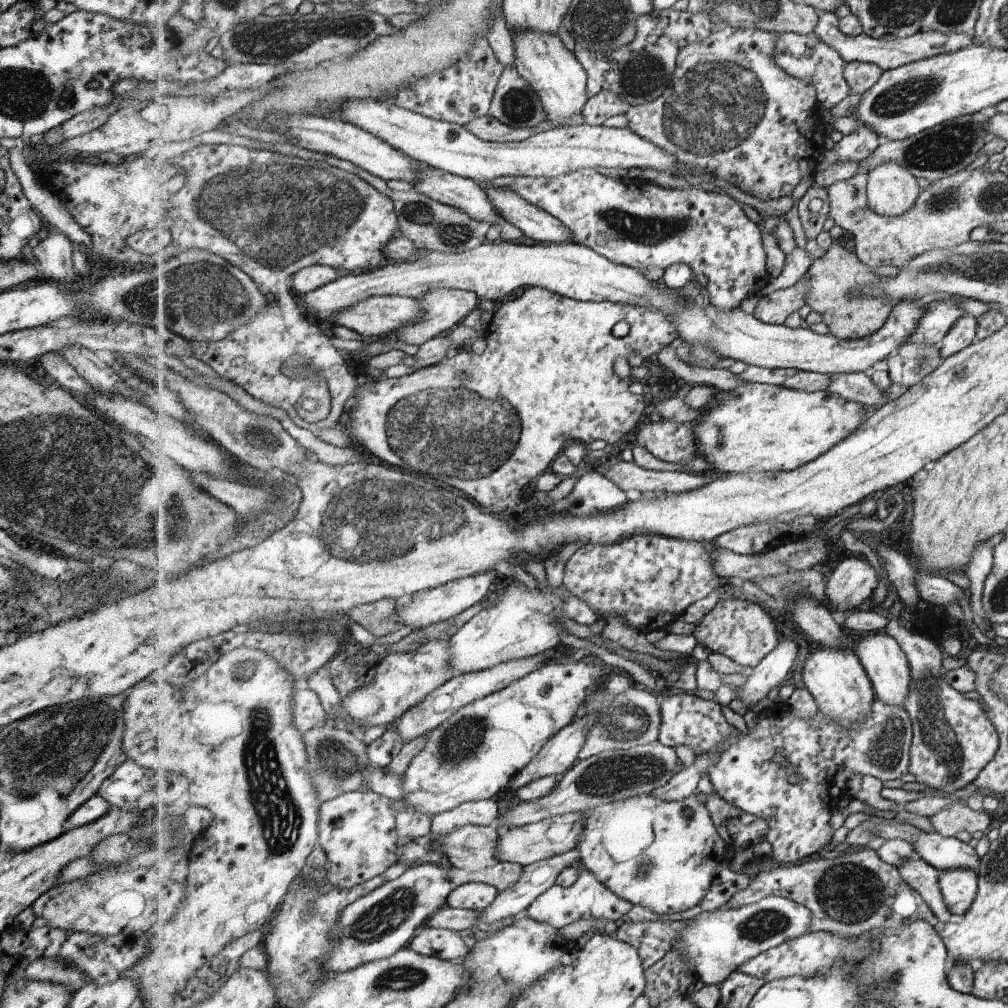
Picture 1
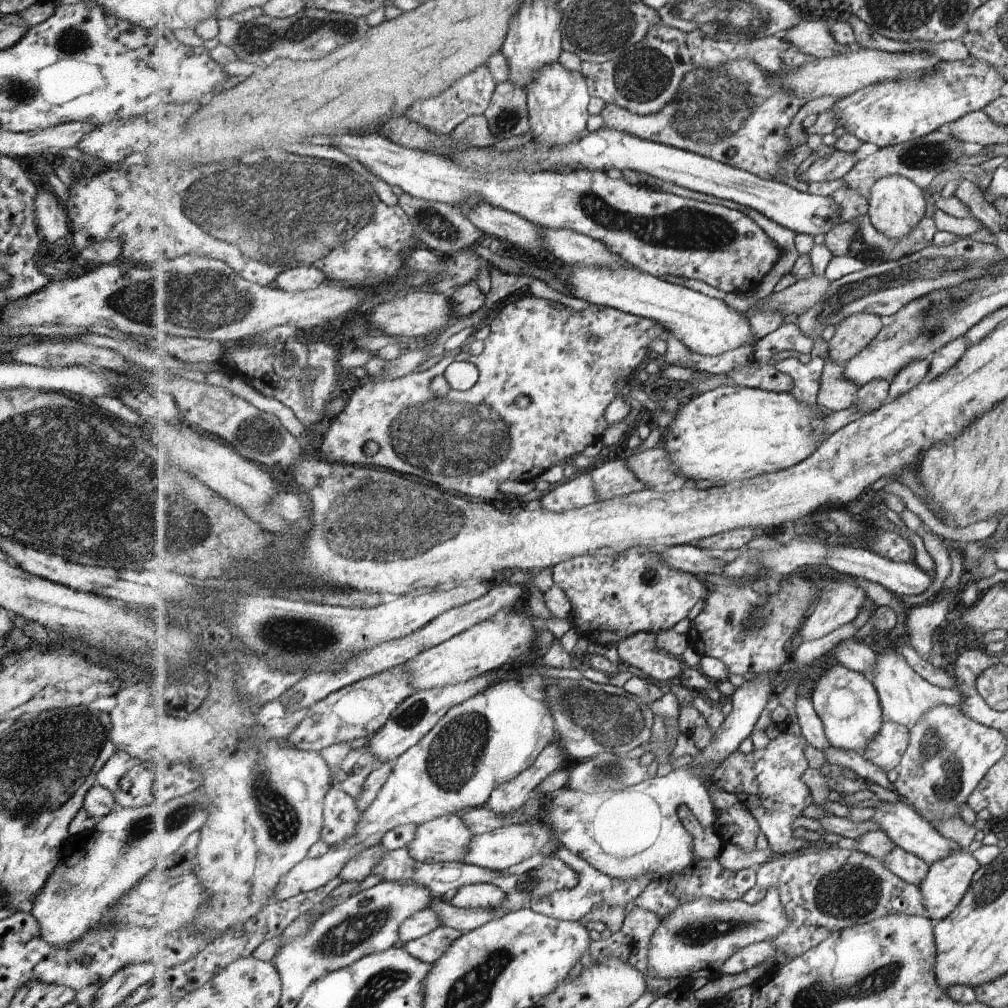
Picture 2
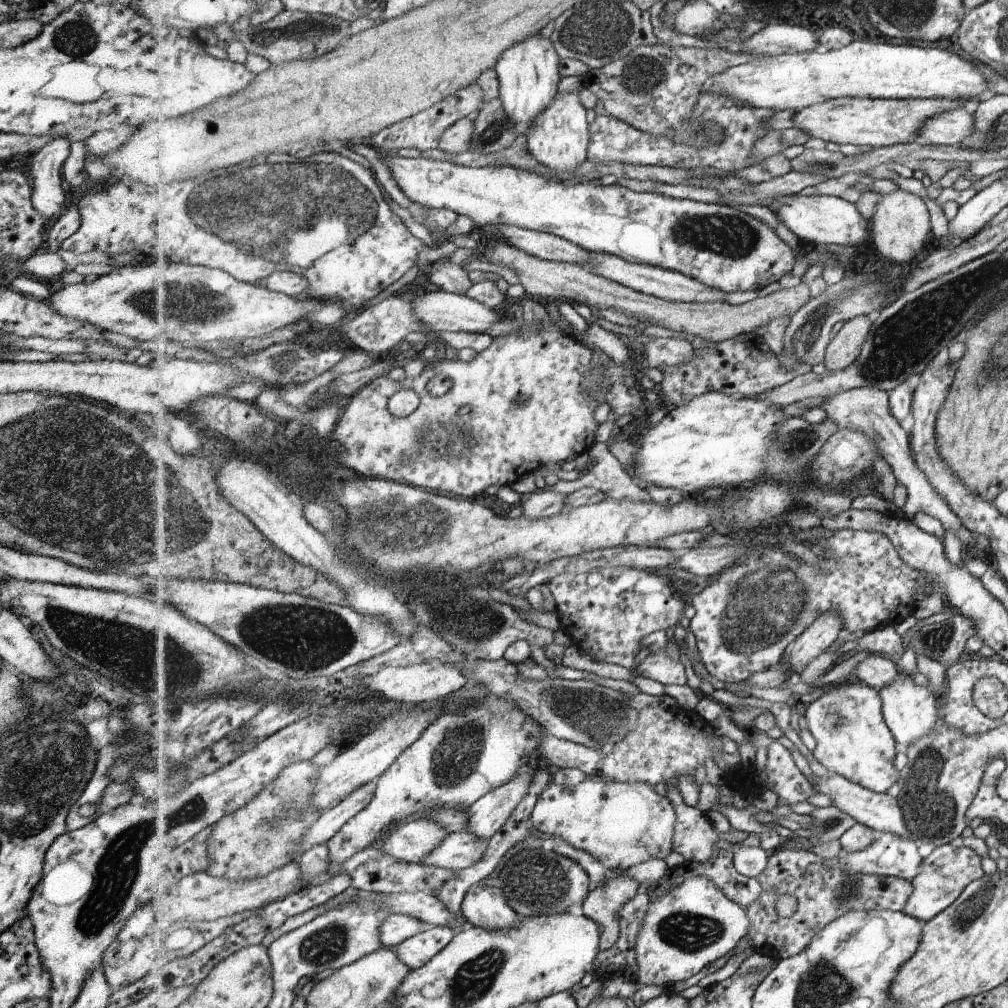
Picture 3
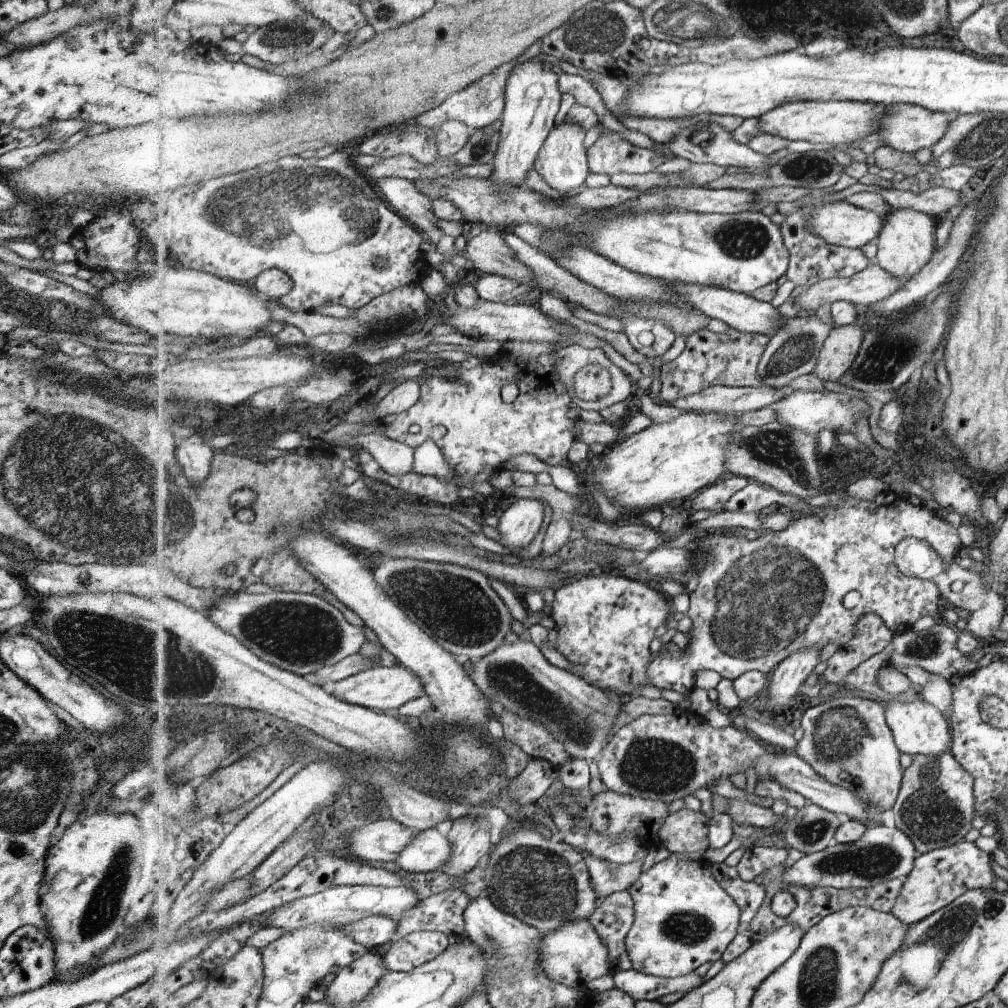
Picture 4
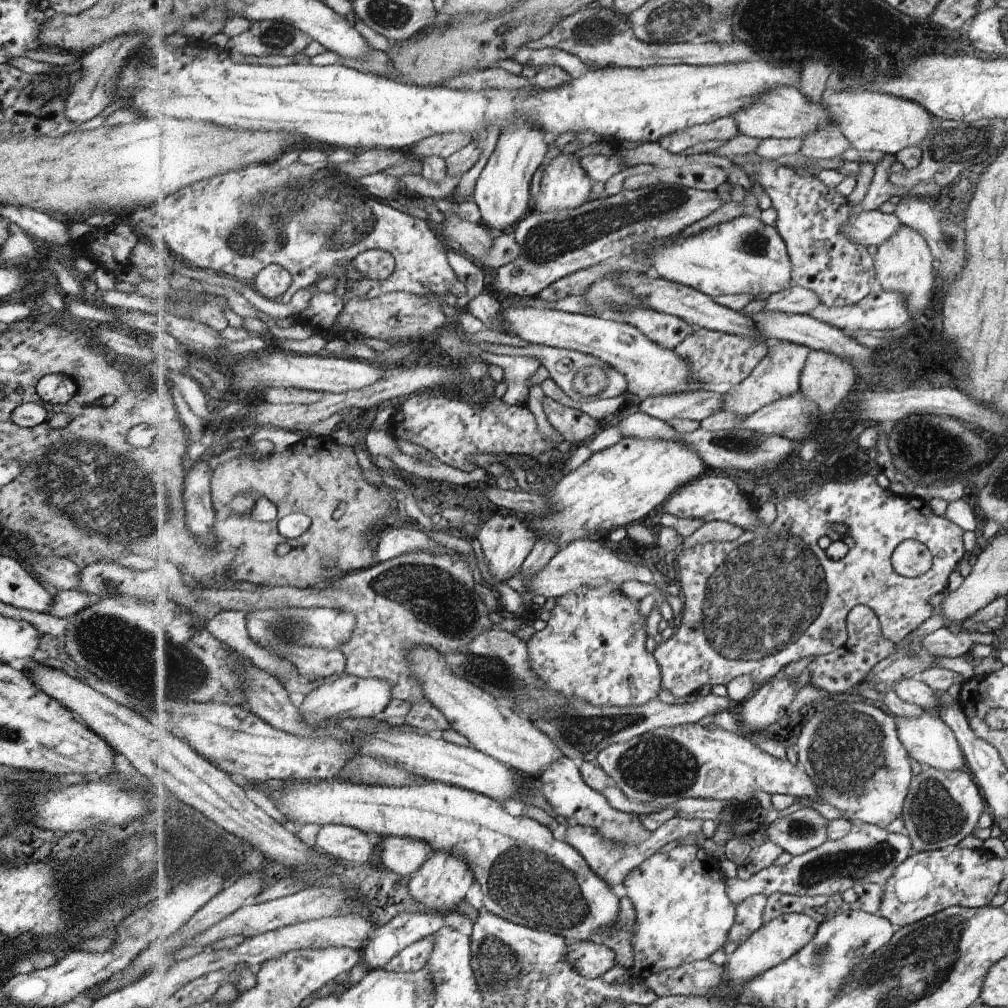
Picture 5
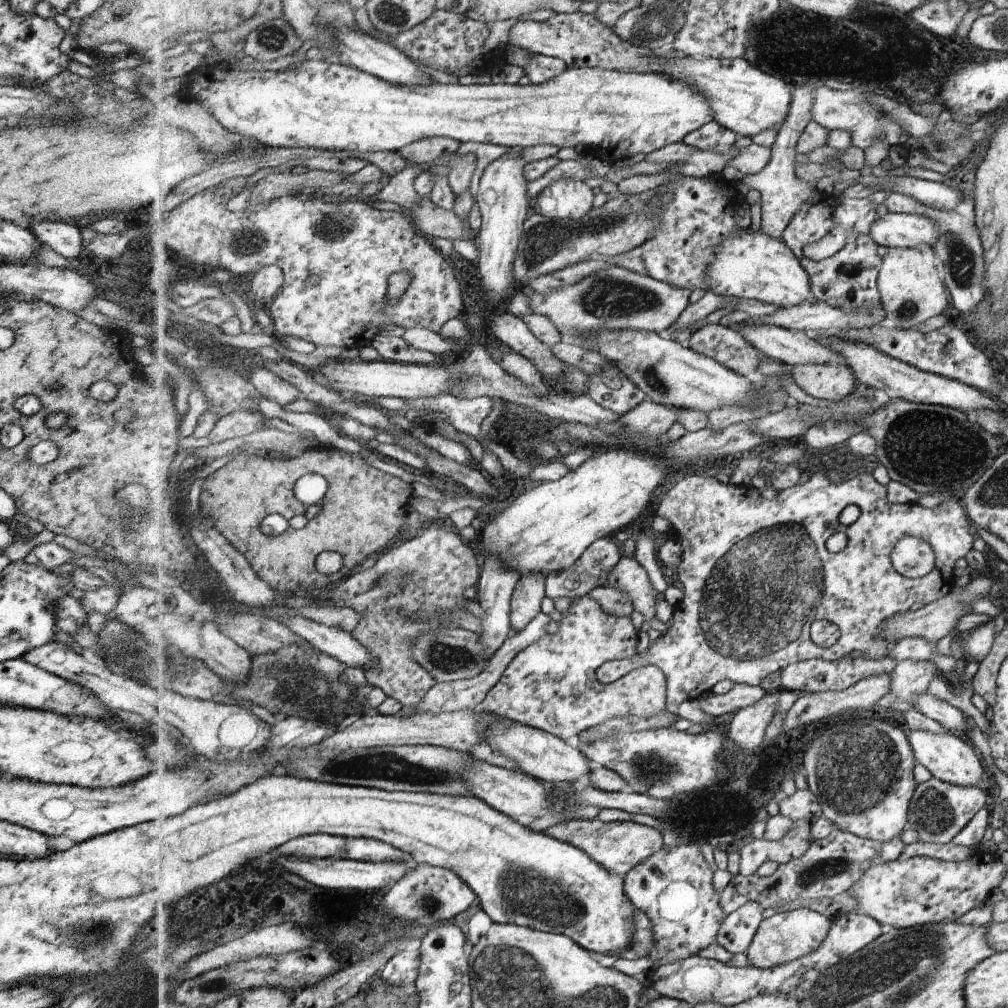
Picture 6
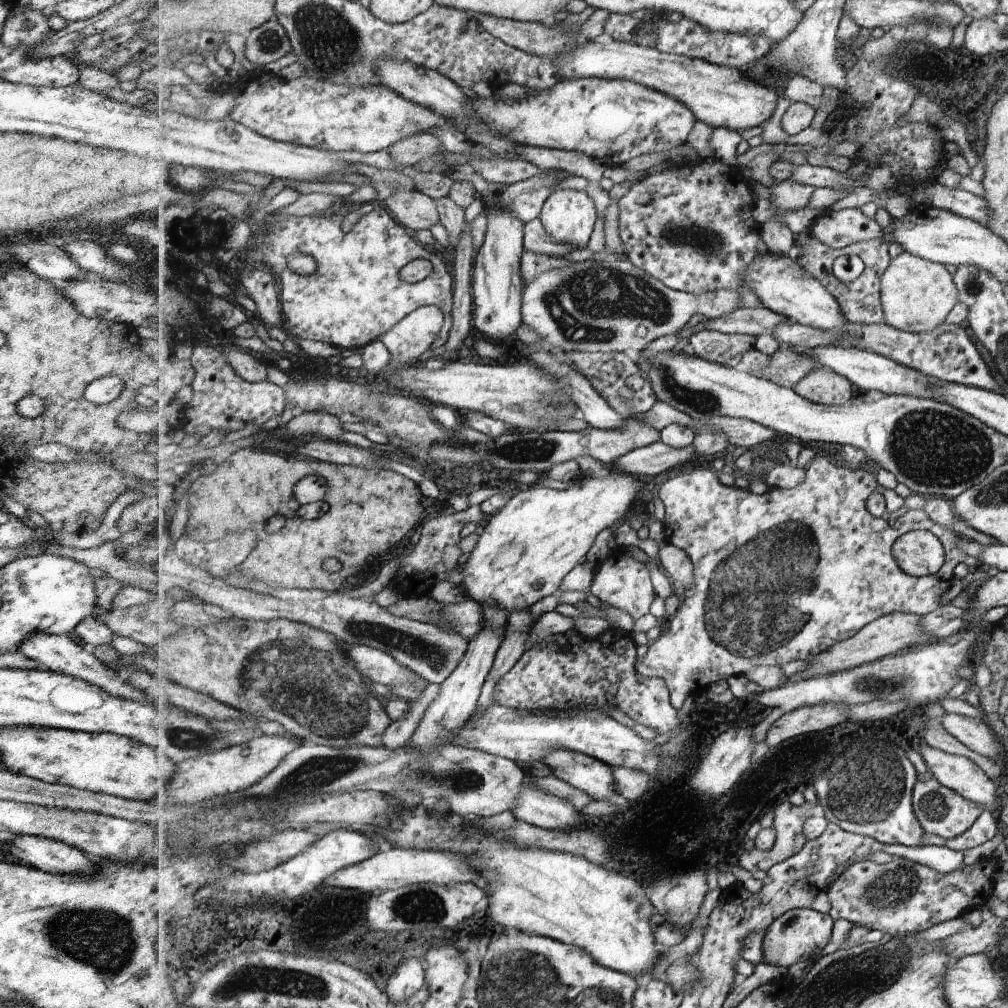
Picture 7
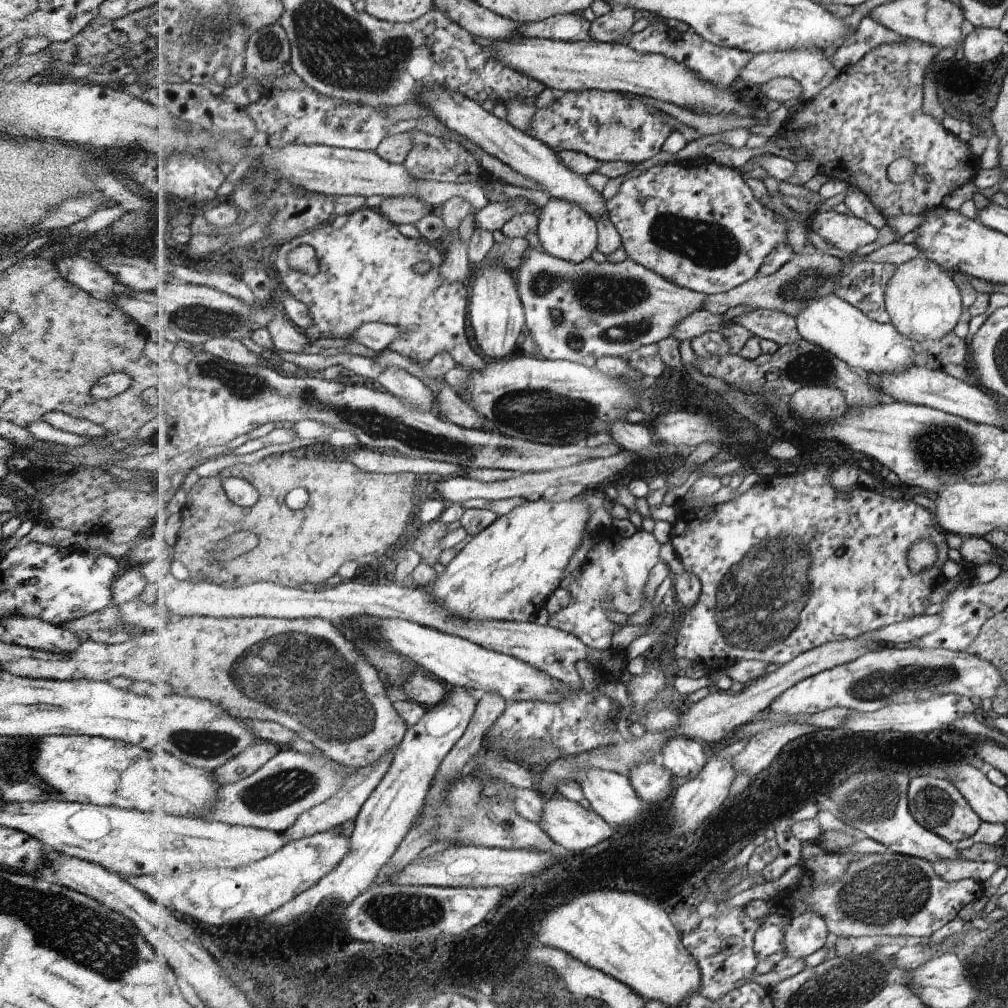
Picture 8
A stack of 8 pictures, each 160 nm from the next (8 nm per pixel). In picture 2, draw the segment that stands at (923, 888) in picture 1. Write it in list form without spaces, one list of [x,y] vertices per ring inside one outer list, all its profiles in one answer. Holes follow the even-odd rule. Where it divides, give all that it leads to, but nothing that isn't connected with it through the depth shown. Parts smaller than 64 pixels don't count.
[[[895,847],[884,859],[881,859],[889,870],[900,876],[905,882],[921,885],[930,871],[930,864],[916,854]]]

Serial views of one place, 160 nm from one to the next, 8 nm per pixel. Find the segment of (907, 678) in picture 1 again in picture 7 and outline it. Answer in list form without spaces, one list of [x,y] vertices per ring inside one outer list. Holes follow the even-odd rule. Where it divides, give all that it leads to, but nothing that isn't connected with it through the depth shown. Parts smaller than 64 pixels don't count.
[[[921,743],[920,754],[926,763],[927,770],[939,779],[946,787],[962,794],[965,798],[983,805],[993,813],[997,802],[997,788],[992,779],[972,758],[956,755],[935,748],[929,743]]]

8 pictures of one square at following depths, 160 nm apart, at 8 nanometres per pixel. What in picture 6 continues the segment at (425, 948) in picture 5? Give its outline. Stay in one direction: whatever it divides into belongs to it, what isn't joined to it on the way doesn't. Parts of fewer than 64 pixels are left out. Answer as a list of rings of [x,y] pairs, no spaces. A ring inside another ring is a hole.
[[[420,949],[411,952],[401,952],[381,972],[383,978],[394,985],[415,985],[420,975],[420,960],[422,952]]]

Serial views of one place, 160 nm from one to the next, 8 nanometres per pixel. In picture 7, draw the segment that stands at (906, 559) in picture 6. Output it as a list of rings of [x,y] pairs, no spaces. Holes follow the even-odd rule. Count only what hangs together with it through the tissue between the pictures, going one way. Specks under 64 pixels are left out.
[[[909,531],[894,544],[898,565],[914,577],[939,572],[945,564],[946,555],[944,544],[931,531]]]

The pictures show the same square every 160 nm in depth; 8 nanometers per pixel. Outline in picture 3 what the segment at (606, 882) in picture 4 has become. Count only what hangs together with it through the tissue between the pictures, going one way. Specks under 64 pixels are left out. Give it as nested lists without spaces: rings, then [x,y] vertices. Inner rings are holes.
[[[631,878],[613,880],[591,891],[583,902],[583,914],[605,928],[600,938],[601,951],[613,948],[619,940],[620,912],[635,898],[637,885]]]

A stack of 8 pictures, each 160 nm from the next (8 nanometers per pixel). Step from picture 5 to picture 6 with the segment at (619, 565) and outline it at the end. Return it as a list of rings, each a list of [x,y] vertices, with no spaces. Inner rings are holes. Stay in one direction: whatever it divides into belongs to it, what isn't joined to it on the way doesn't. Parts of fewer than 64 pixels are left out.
[[[605,537],[596,540],[581,555],[581,558],[573,563],[571,568],[564,570],[562,573],[550,574],[546,578],[546,596],[551,600],[557,600],[557,598],[574,600],[577,597],[584,597],[589,594],[597,586],[606,585],[608,576],[622,559],[621,554],[621,545],[614,537]]]

